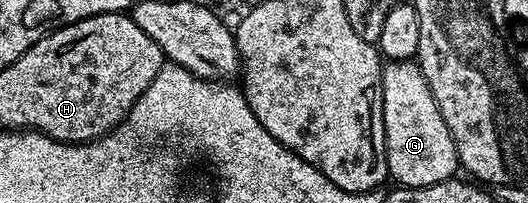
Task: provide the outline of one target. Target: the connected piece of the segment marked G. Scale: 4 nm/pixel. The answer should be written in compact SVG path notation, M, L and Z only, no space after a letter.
M388 61L383 64L382 73L382 117L384 118L384 144L386 145L386 161L389 176L401 187L429 187L445 183L458 171L456 146L454 137L450 137L450 129L446 129L446 121L442 121L442 113L430 93L430 85L426 85L426 77L420 64L415 61Z

